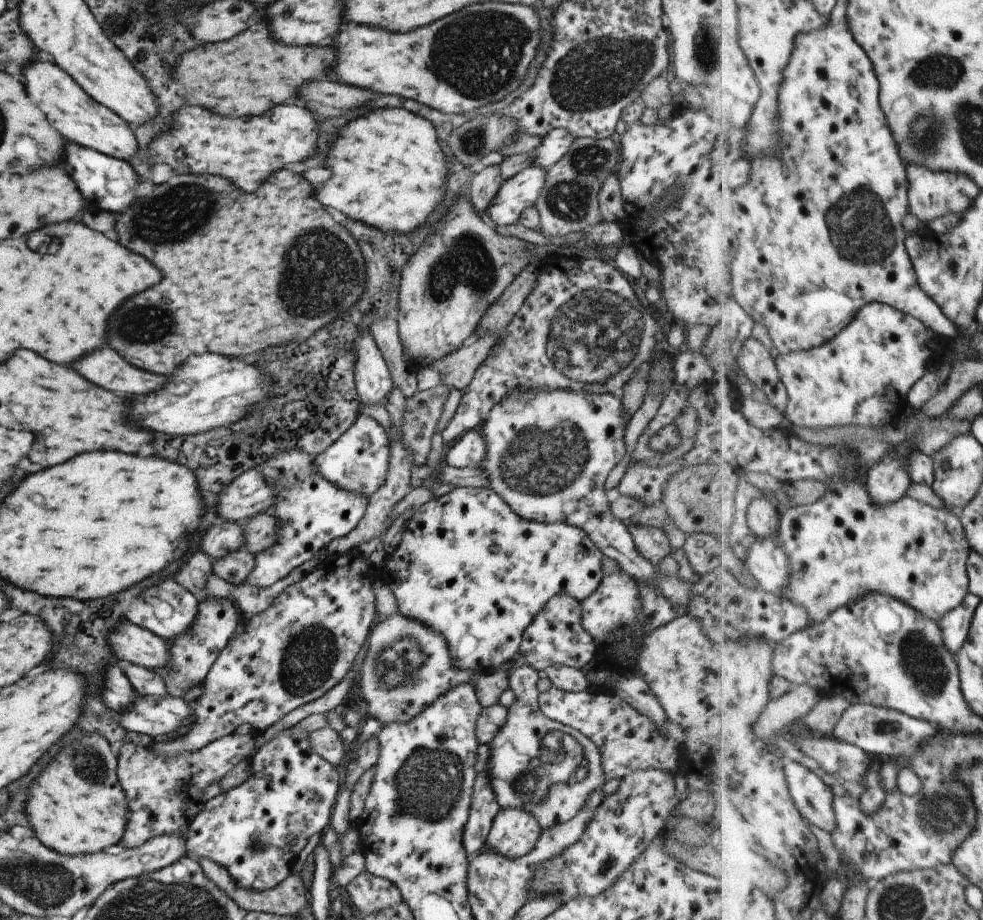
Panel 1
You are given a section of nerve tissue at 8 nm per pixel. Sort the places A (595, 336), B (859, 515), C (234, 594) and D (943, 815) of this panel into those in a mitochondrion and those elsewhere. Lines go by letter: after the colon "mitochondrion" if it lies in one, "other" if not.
A: mitochondrion
B: other
C: other
D: mitochondrion

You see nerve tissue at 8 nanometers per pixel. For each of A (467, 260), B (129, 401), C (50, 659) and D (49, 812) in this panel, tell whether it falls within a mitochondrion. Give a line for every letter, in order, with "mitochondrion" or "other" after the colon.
A: mitochondrion
B: other
C: other
D: other

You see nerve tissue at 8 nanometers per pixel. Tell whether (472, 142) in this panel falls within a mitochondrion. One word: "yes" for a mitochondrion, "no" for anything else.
yes

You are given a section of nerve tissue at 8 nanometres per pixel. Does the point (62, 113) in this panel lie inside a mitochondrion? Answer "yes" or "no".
no

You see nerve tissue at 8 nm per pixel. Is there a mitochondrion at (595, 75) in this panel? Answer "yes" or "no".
yes

